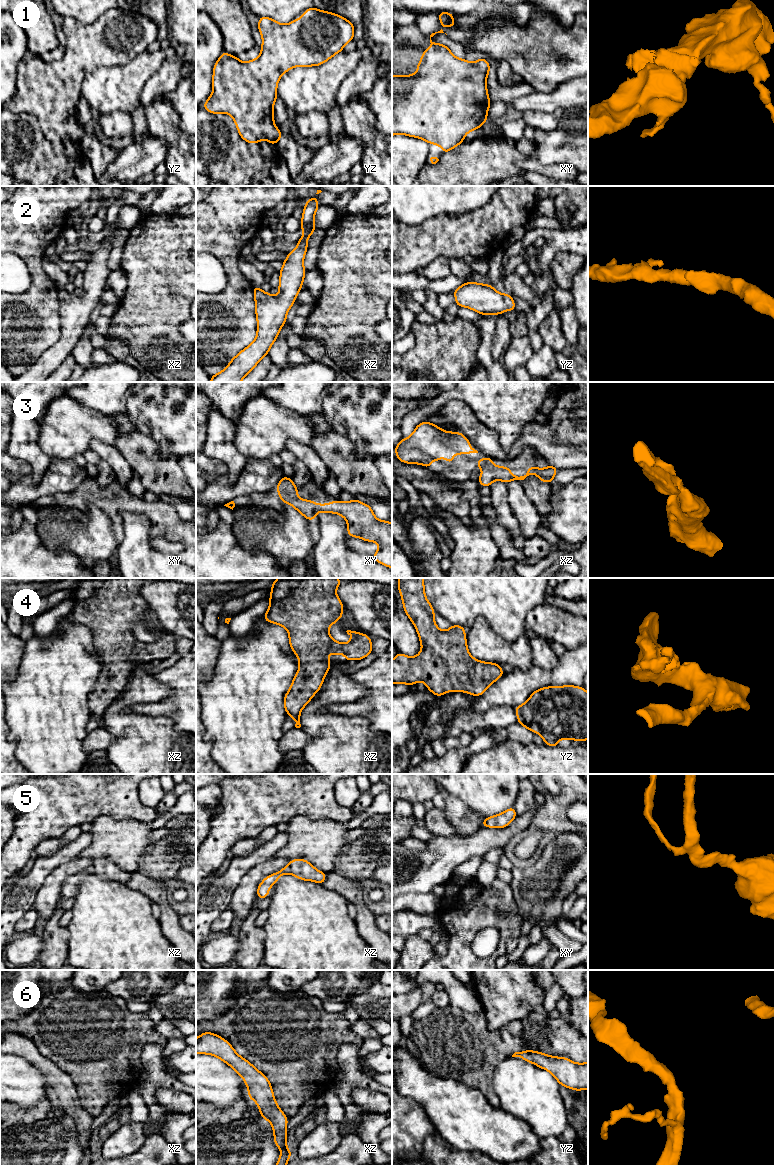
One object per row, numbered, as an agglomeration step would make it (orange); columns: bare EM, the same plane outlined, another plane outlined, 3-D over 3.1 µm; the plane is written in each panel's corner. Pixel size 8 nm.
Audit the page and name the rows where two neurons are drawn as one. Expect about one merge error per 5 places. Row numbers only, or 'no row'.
5

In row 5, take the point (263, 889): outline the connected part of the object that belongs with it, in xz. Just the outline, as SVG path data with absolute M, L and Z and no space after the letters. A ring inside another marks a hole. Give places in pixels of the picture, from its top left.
M289 865L285 866L278 872L264 878L263 881L258 886L257 898L260 899L267 898L269 895L269 887L274 886L278 878L284 874L291 874L291 868Z

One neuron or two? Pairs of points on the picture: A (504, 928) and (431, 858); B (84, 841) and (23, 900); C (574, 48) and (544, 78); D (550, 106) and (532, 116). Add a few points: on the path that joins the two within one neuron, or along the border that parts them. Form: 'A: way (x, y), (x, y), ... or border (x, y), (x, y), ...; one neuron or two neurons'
A: border (451, 876), (445, 883); two neurons
B: way (67, 852), (54, 860), (31, 883); one neuron
C: way (574, 58), (562, 72), (554, 72); one neuron
D: border (553, 112), (526, 110), (523, 113); two neurons

